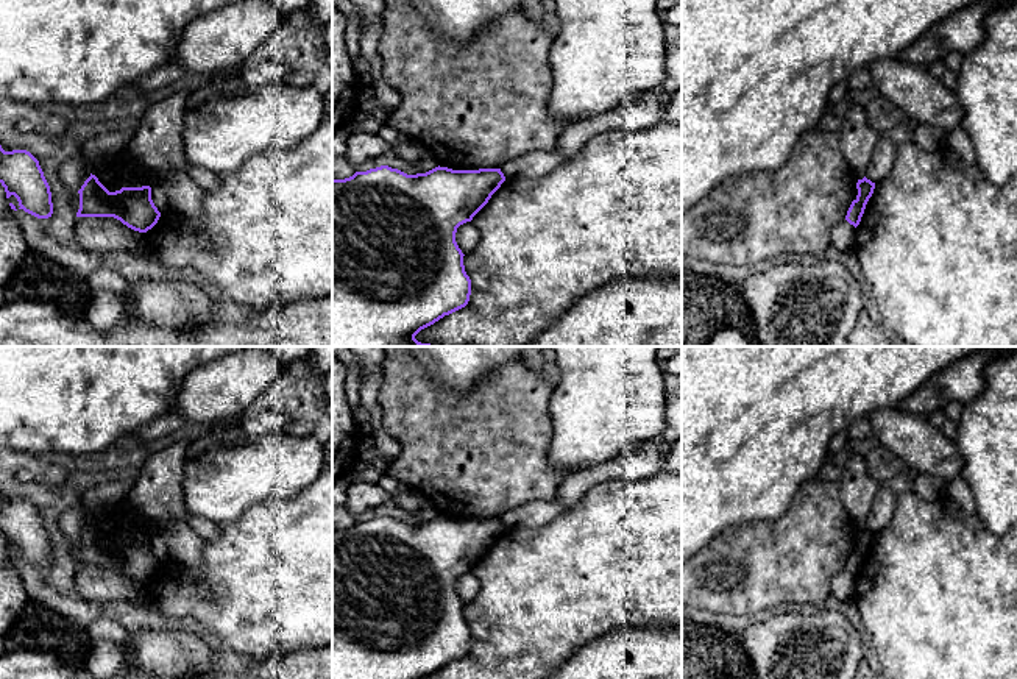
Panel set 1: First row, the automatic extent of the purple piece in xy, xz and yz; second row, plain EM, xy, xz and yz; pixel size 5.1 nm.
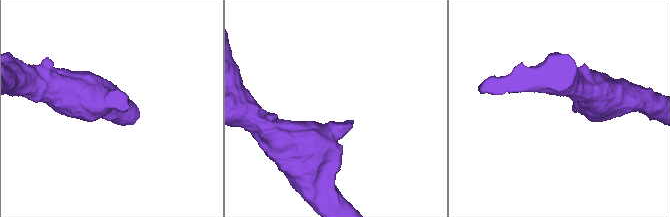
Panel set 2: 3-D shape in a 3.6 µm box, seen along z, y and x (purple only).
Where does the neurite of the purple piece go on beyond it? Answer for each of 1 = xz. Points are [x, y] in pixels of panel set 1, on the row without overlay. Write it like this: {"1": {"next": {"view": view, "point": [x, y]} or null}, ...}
{"1": {"next": null}}

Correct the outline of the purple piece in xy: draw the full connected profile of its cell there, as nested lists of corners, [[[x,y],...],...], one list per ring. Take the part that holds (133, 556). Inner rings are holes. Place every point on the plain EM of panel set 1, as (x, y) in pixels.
[[[95,524],[84,531],[80,543],[76,567],[114,567],[128,578],[147,582],[151,579],[161,562],[151,549],[151,537],[122,537],[109,542]]]

